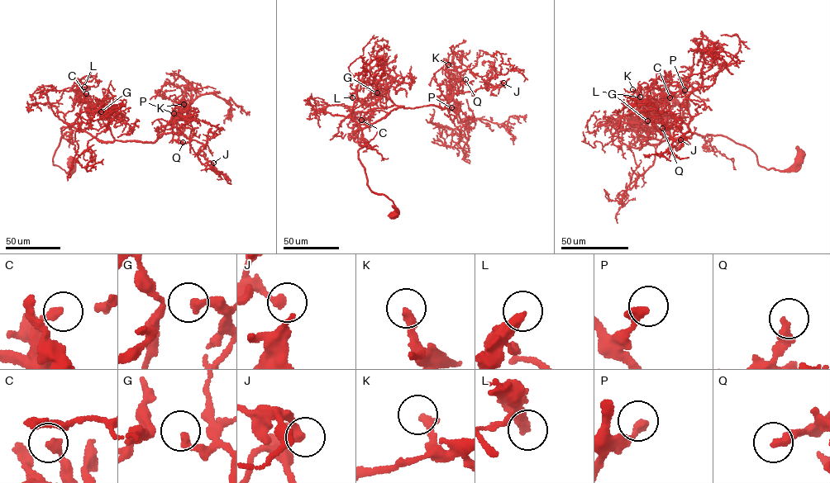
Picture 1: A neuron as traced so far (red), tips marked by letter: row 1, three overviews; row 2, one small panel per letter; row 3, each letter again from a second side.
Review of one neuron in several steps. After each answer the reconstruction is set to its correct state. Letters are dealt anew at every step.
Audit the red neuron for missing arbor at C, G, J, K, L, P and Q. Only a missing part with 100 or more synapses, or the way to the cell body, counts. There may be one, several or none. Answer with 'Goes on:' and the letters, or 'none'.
Goes on: L

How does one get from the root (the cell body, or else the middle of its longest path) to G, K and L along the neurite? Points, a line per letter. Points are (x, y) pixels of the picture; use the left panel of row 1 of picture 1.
G: (71, 163), (69, 172), (53, 164), (60, 129), (72, 124), (112, 142), (110, 120), (101, 111)
K: (71, 163), (69, 172), (53, 164), (63, 126), (103, 142), (153, 143), (172, 130), (183, 104)
L: (71, 163), (67, 172), (52, 159), (60, 129), (72, 125), (64, 121), (73, 124), (79, 114), (84, 87)

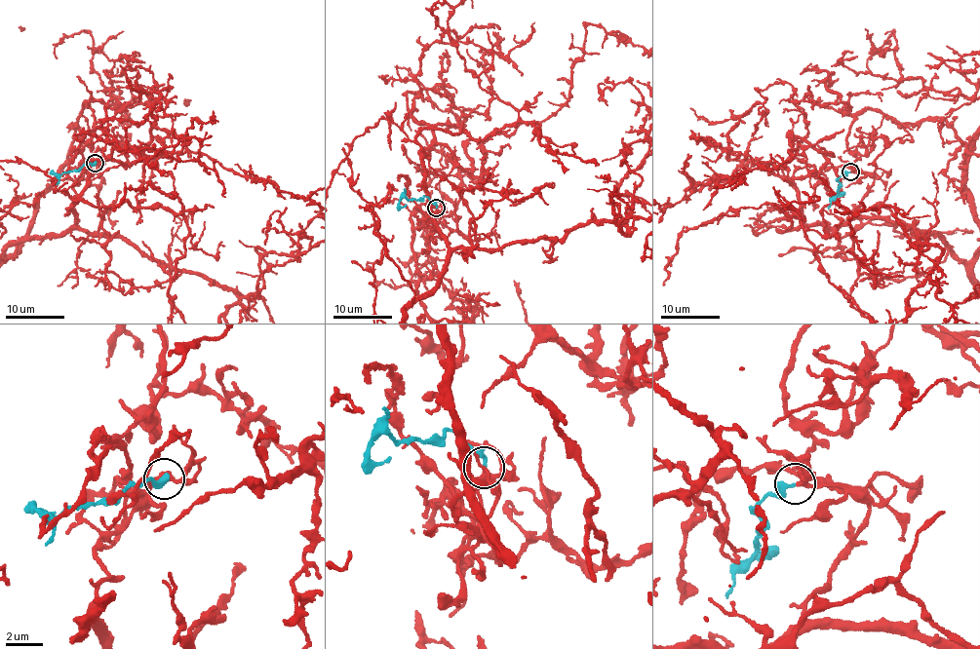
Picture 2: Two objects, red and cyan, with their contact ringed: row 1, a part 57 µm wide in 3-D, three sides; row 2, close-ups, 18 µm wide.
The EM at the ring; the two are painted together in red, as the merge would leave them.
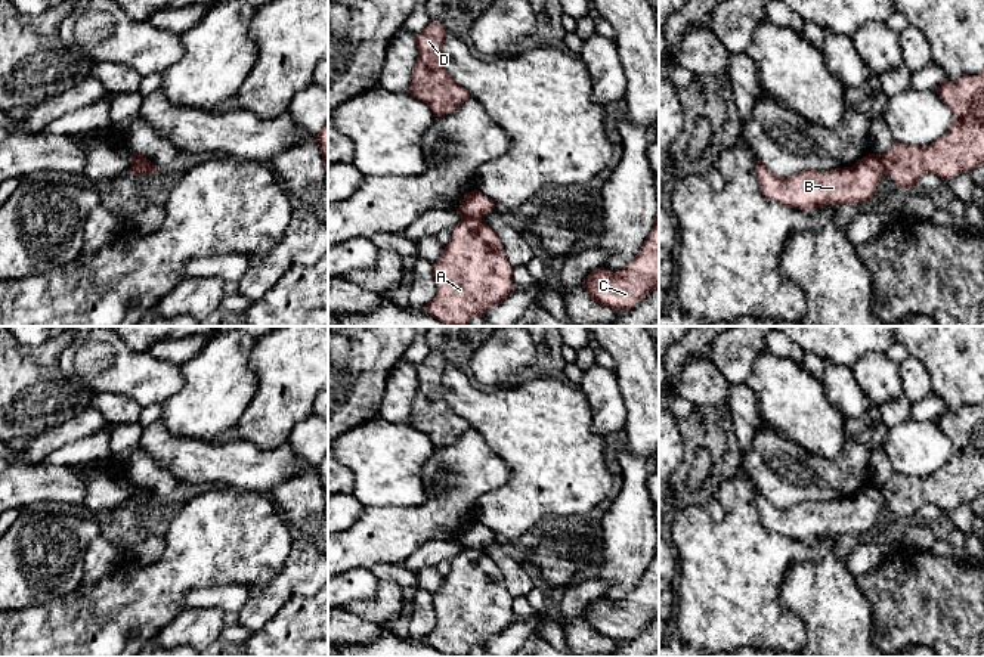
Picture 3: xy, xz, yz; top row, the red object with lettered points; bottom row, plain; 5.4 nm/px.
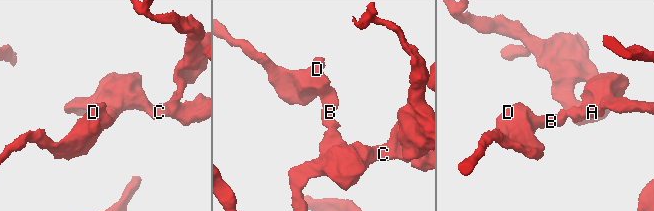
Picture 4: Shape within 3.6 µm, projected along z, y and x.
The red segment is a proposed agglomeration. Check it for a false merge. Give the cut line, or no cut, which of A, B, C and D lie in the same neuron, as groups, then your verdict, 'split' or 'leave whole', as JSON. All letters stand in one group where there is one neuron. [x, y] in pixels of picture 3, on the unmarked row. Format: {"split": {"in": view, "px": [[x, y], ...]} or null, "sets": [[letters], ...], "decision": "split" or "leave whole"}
{"split": {"in": "xz", "px": [[463, 548], [479, 548], [482, 551]]}, "sets": [["A", "C"], ["B", "D"]], "decision": "split"}

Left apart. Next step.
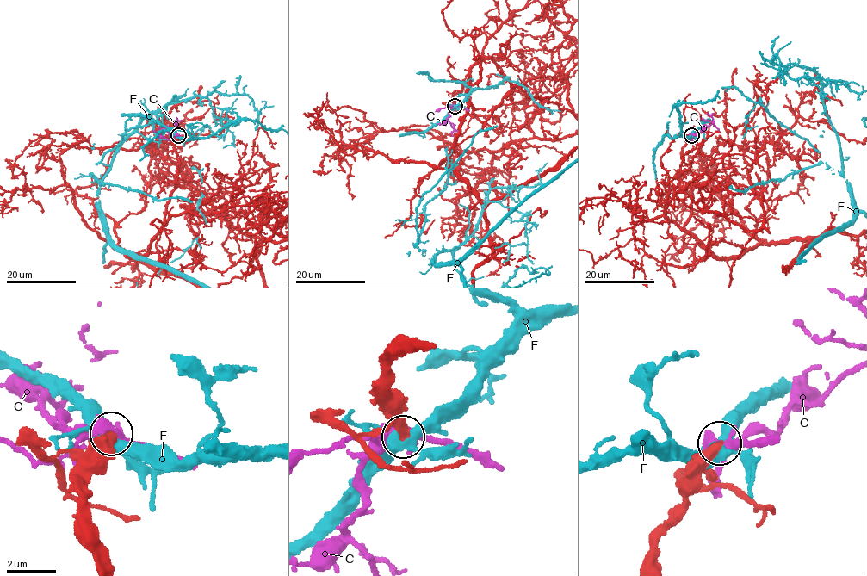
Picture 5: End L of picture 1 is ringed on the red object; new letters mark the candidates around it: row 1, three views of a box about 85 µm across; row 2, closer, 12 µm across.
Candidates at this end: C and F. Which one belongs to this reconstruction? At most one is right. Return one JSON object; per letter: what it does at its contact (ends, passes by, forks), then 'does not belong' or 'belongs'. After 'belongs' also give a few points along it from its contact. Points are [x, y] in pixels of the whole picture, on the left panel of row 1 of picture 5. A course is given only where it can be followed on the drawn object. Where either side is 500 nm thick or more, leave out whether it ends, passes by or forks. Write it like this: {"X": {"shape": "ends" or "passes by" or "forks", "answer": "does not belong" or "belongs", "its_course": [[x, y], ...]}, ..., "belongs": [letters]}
{"C": {"answer": "does not belong"}, "F": {"answer": "does not belong"}, "belongs": []}

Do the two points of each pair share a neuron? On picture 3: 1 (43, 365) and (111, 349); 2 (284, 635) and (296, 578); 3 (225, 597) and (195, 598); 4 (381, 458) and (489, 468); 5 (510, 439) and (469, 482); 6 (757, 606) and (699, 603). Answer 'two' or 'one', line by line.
1: two
2: two
3: one
4: two
5: two
6: one

